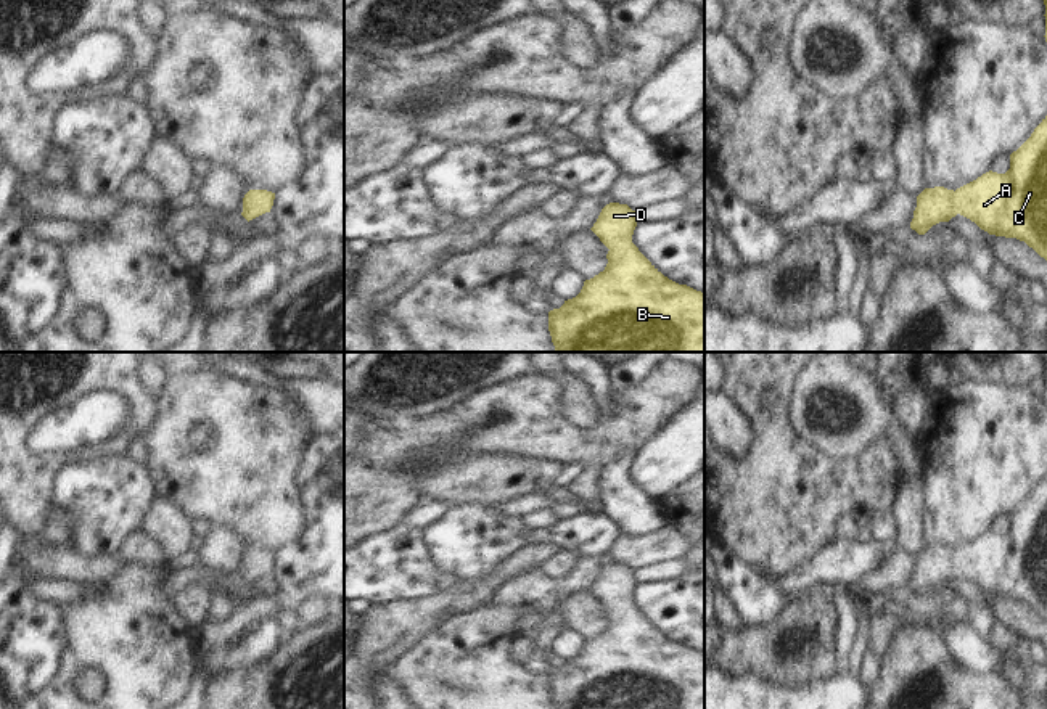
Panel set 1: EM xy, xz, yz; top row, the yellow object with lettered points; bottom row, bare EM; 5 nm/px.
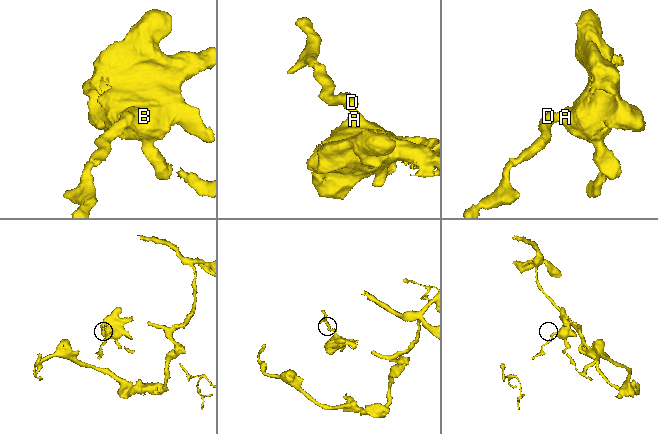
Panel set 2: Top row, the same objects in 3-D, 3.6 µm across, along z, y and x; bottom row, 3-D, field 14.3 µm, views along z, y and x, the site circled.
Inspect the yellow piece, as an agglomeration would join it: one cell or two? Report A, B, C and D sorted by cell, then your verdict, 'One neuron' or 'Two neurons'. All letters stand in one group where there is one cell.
Groups: A B C D. One neuron

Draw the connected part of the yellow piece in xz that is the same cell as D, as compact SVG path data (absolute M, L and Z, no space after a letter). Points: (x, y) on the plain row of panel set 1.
M606 564L590 588L610 609L603 632L584 641L581 653L548 672L555 709L704 709L704 654L664 637L632 603L635 571L627 564Z

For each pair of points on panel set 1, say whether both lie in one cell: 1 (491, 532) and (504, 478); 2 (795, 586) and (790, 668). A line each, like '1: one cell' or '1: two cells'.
1: two cells
2: two cells

